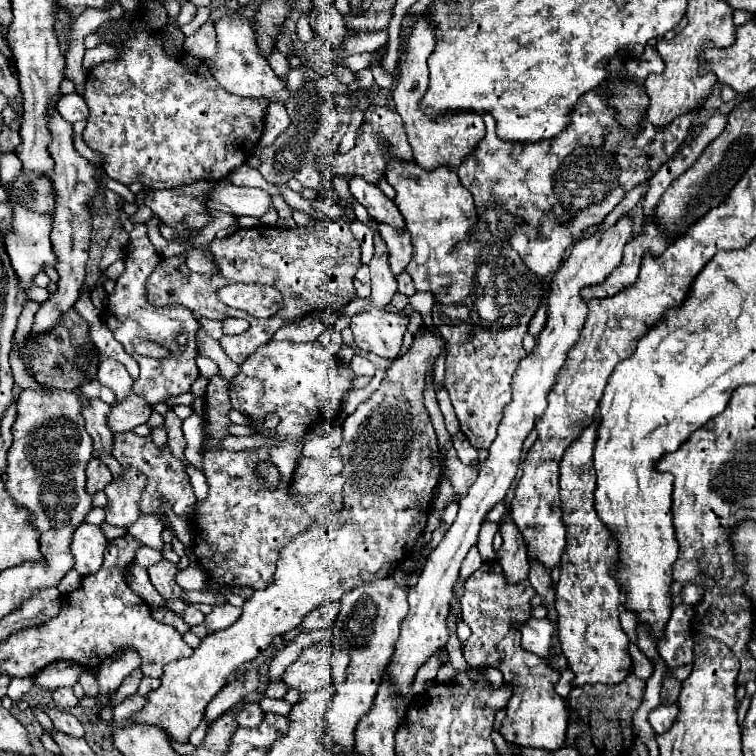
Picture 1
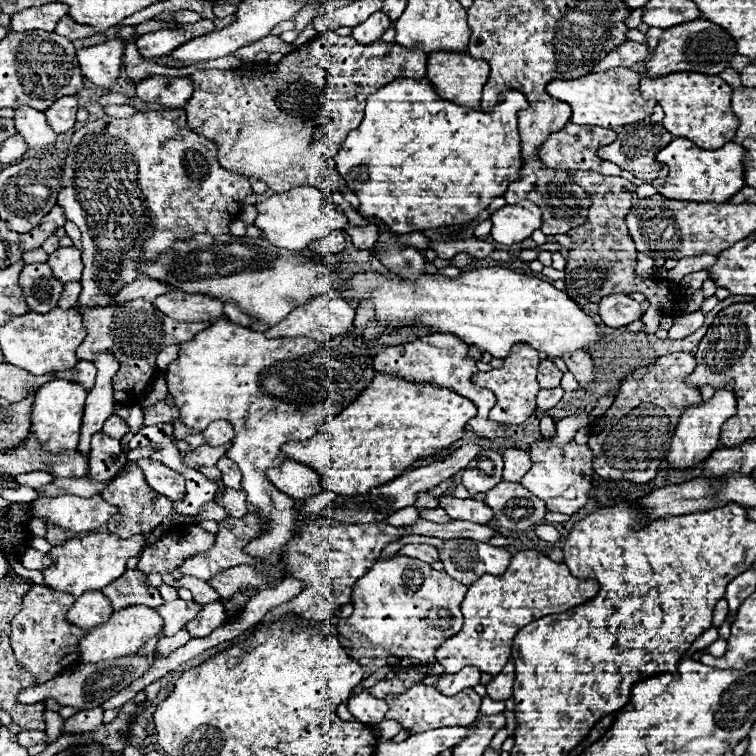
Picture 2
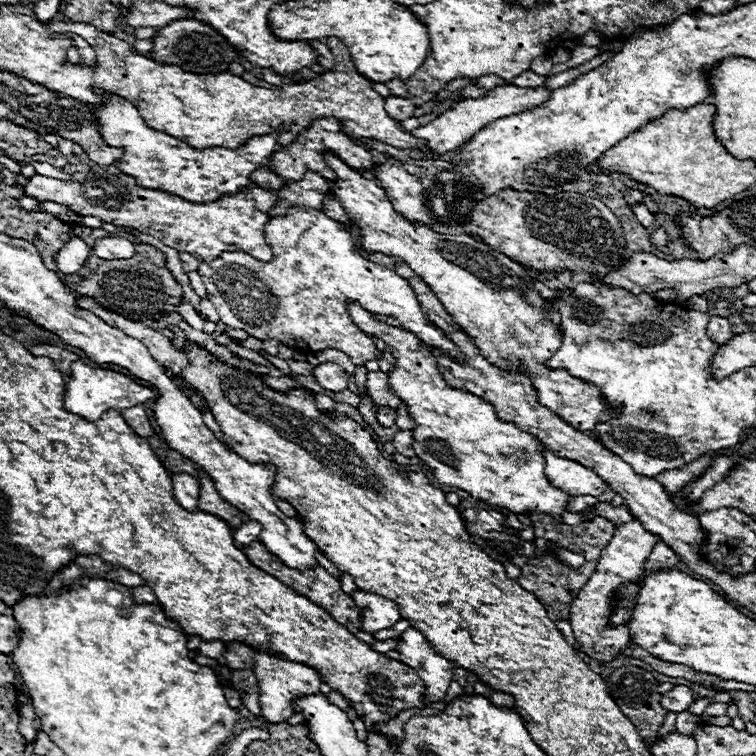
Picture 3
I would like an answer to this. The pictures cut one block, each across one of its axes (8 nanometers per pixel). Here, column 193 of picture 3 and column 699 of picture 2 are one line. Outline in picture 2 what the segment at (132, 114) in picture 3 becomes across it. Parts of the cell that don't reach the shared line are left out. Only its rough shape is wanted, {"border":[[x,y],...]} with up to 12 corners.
{"border":[[676,138],[658,152],[670,166],[658,194],[728,202],[744,186],[742,146],[698,148]]}

